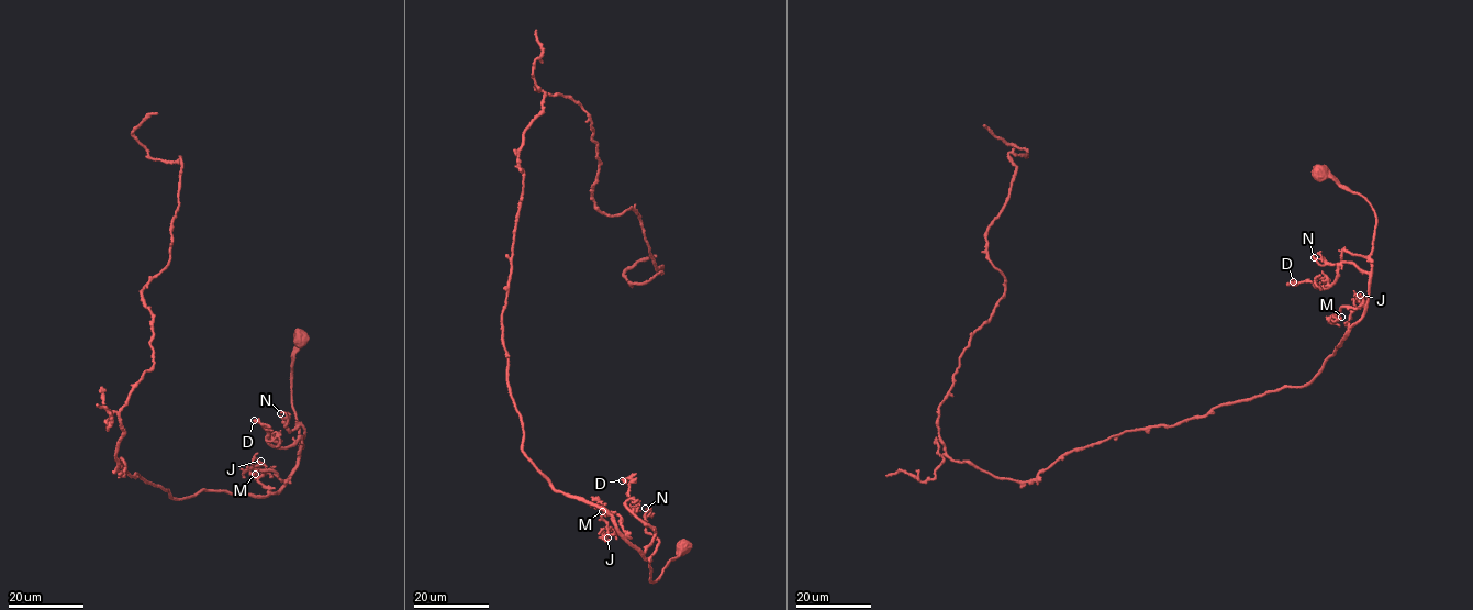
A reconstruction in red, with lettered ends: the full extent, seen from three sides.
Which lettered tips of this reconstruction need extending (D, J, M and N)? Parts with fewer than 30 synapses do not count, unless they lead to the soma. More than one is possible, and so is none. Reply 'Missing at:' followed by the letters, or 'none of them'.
Missing at: none of them

